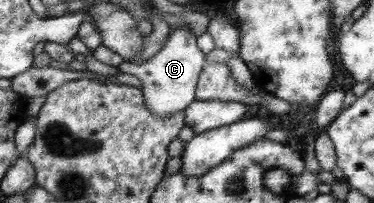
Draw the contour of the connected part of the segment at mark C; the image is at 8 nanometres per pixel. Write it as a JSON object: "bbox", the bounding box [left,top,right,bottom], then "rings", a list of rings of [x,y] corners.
{"bbox":[117,27,205,117],"rings":[[[177,27],[168,35],[163,47],[147,61],[136,65],[118,63],[117,73],[129,73],[141,82],[143,101],[150,113],[156,117],[169,117],[183,111],[194,100],[198,77],[205,64],[205,54],[196,46],[193,32],[184,27]]]}

